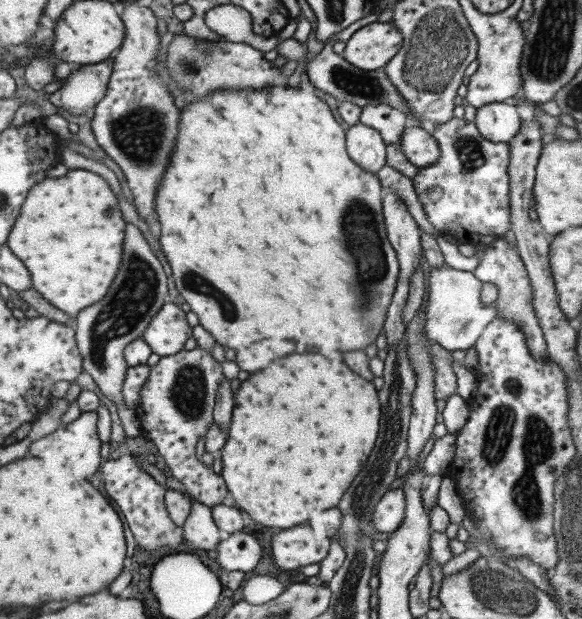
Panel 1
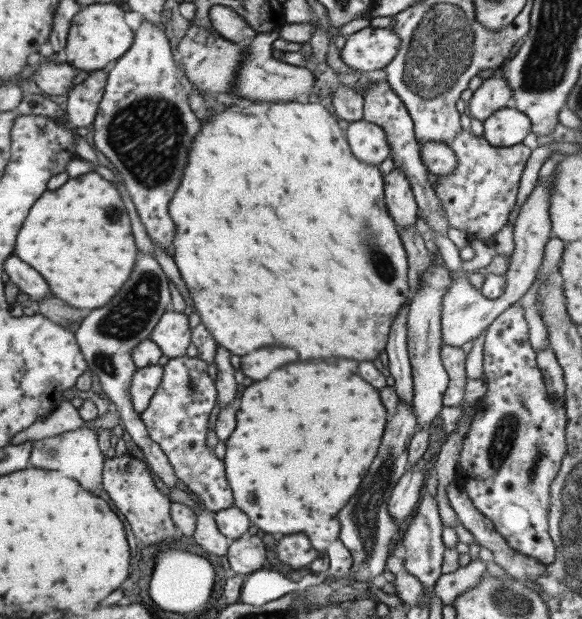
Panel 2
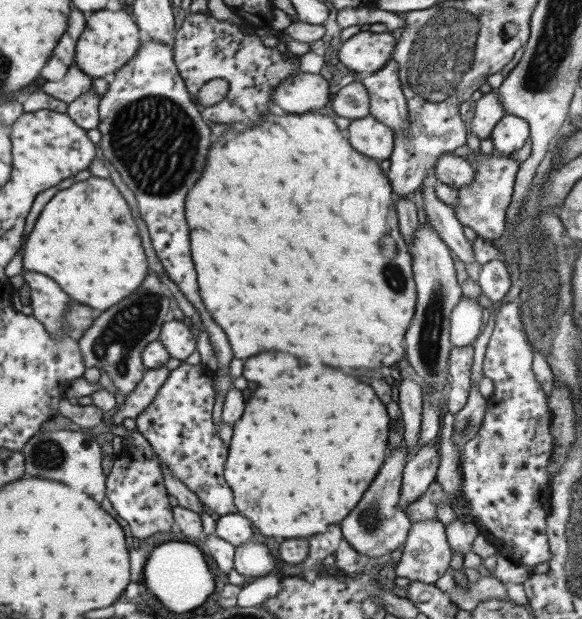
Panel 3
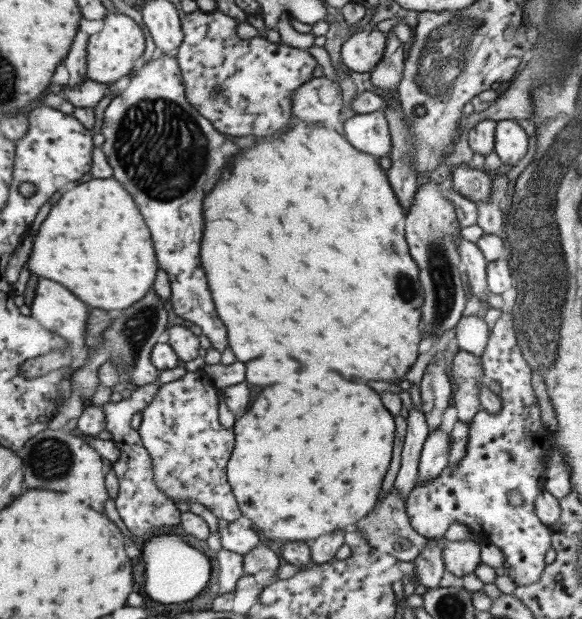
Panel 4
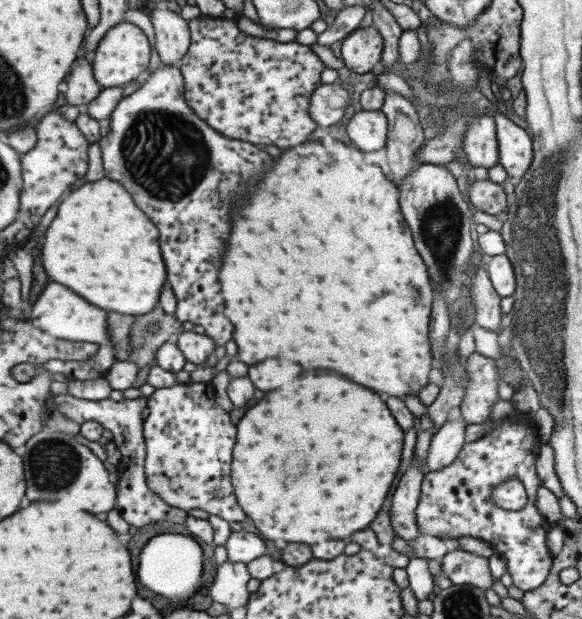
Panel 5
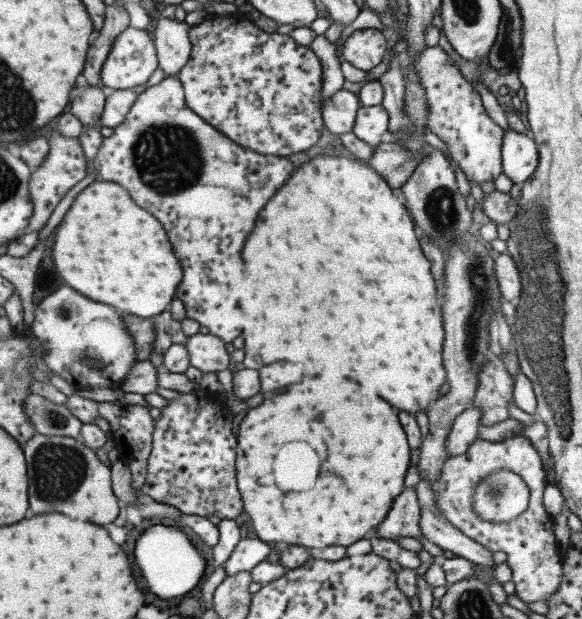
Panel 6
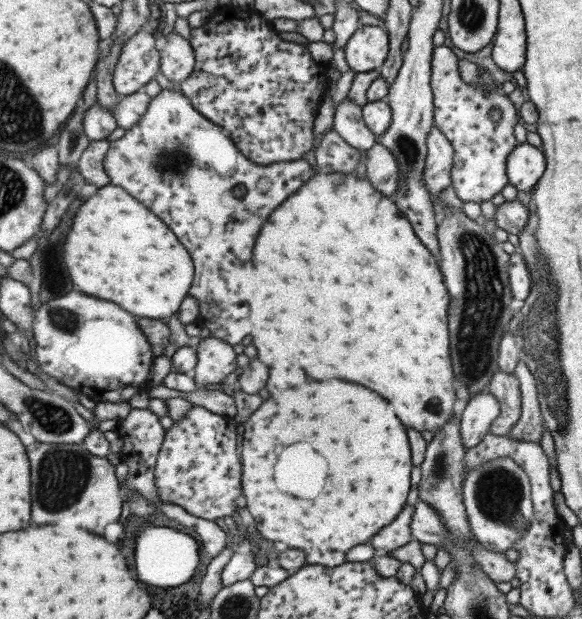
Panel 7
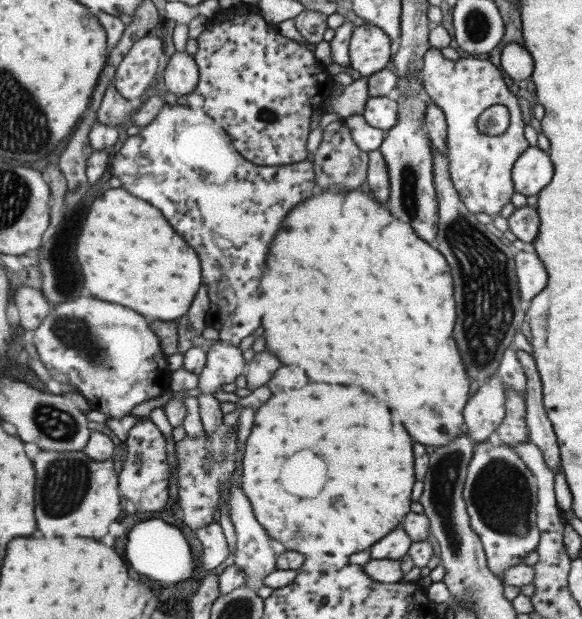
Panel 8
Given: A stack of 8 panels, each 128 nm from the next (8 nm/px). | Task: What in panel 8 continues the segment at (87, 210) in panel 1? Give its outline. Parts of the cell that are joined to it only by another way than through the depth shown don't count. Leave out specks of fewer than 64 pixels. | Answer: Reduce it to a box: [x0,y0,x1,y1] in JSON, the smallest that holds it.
[77,188,197,321]

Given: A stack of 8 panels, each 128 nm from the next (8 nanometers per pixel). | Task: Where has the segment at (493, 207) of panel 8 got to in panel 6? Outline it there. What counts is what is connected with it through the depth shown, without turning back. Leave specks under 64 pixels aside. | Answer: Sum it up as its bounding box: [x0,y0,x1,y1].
[413,45,504,187]

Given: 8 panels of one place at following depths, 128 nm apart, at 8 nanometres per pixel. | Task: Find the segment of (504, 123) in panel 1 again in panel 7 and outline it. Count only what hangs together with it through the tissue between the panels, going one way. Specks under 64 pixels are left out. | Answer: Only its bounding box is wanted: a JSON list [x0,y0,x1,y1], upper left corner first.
[505,142,545,191]

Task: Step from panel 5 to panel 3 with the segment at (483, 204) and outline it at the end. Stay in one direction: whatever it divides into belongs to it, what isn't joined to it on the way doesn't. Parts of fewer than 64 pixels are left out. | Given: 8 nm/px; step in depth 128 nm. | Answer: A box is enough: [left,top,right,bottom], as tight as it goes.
[433,153,475,189]

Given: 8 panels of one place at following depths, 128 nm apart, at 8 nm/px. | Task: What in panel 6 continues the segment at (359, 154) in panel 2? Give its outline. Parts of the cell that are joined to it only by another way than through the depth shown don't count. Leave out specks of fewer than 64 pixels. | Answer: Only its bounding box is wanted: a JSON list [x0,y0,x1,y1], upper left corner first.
[352,105,388,149]

